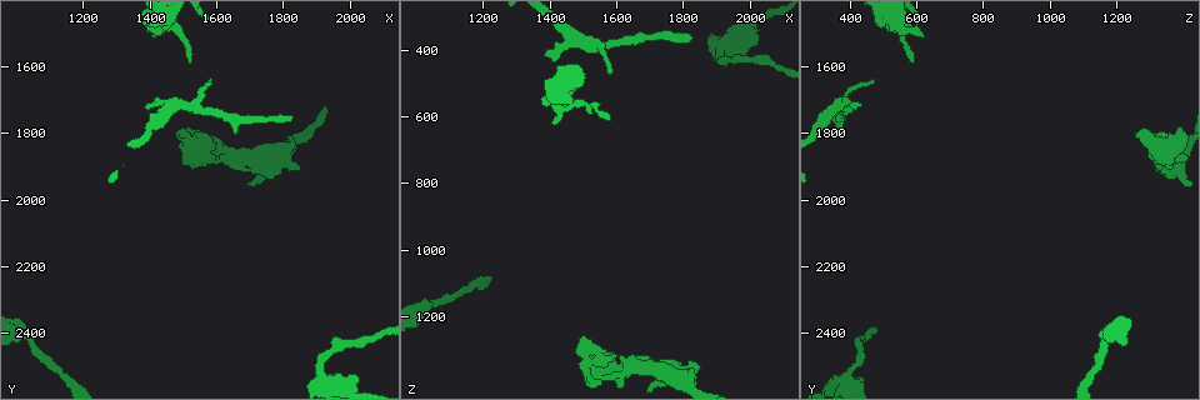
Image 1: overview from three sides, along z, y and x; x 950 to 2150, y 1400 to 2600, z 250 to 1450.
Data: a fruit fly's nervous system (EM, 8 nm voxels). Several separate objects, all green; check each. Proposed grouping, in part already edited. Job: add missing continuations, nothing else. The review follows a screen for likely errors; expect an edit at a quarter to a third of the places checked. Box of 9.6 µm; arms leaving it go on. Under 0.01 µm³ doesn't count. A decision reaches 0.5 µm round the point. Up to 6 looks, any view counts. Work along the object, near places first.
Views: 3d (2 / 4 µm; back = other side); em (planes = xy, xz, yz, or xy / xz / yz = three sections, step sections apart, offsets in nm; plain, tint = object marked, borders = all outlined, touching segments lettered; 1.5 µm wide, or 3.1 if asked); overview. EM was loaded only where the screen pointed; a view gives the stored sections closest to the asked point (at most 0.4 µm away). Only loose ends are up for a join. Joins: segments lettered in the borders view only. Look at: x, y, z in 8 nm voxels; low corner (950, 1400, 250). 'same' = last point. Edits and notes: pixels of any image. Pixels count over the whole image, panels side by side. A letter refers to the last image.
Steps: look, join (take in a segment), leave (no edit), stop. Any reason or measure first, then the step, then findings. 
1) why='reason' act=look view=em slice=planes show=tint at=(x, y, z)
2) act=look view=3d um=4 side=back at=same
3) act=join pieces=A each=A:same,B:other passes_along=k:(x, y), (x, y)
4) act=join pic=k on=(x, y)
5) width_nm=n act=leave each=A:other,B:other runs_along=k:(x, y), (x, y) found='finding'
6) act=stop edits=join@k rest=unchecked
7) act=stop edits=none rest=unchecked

why='free end' act=look view=3d um=2 at=(1420, 1510, 620)

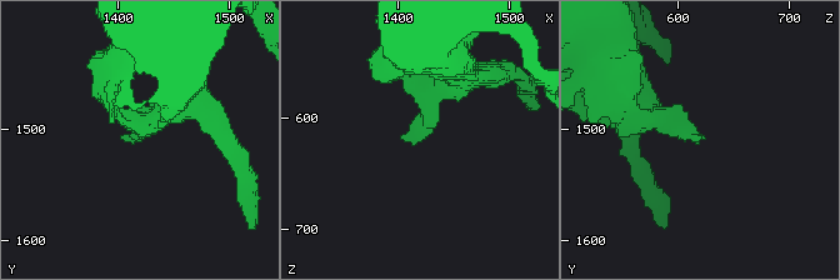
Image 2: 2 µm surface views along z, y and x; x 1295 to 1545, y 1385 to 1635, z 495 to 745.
why='need the tissue' act=look view=em slice=xy step=8 show=borders at=(1416, 1510, 624)

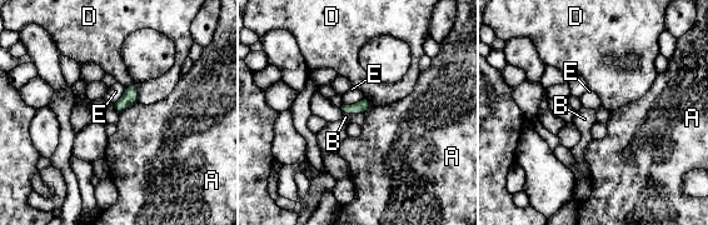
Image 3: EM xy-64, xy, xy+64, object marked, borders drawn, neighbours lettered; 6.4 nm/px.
why='cut it another way' act=look view=em slice=yz step=4 show=borders at=same

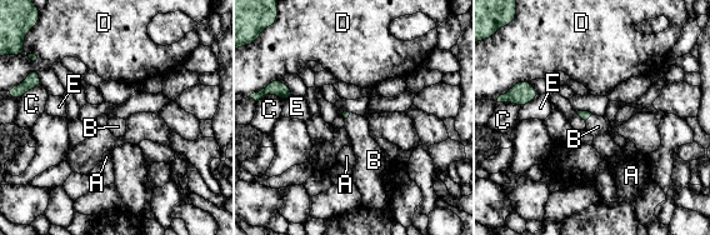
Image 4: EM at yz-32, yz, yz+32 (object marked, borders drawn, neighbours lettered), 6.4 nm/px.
act=join pieces=B each=A:other,B:same,C:other,D:other,E:other found='it goes on there'

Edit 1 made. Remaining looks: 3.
why='branch stops here' act=look view=em slice=planes show=borders at=(1380, 1730, 410)

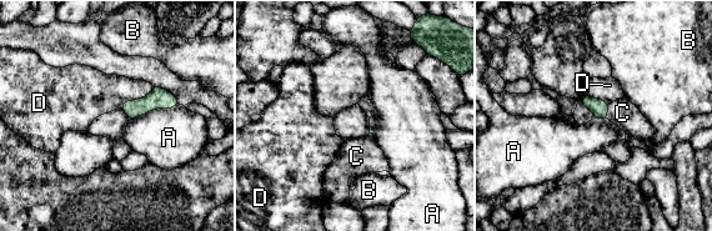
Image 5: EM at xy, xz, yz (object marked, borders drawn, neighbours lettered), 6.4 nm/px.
longest_contact=A:340nm act=join pieces=C each=A:other,B:other,C:same,D:other passes_along=5:(598, 108), (607, 111), (622, 113) found='it goes on there'

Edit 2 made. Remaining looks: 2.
why='see it whole again' act=look view=overview

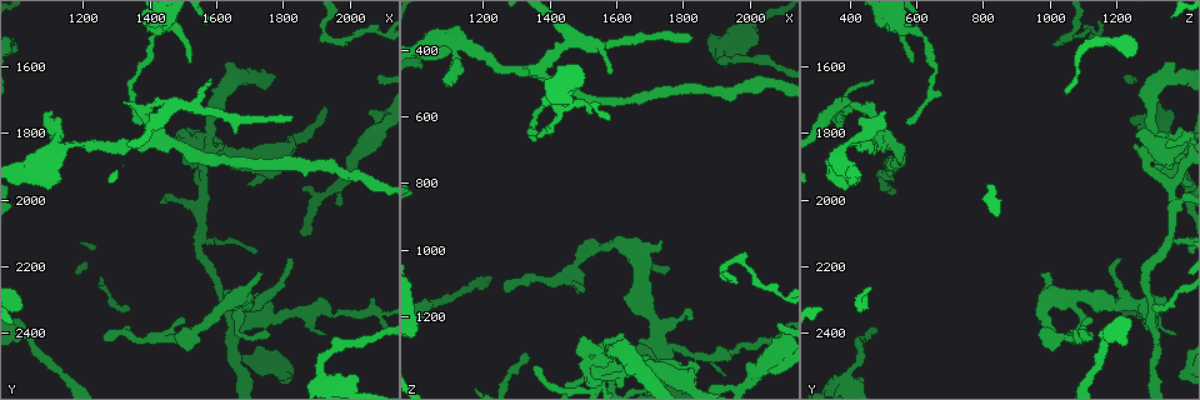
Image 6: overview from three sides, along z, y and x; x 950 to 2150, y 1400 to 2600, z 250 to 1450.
why='free end' act=look view=em slice=planes show=borders at=(1930, 2410, 1380)

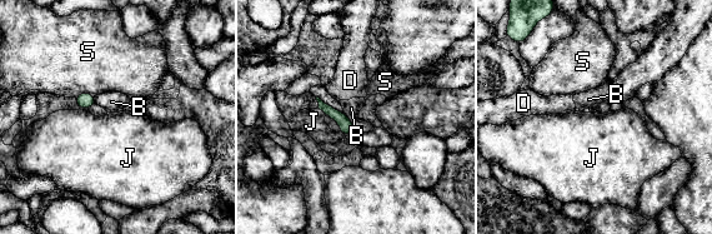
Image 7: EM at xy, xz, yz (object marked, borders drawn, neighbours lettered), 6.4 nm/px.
act=leave each=B:other,D:other,J:other,S:other runs_along=7:(321, 105), (351, 129) found='none of them fits'

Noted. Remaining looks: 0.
act=stop edits=join@4,join@5 rest=unchecked

